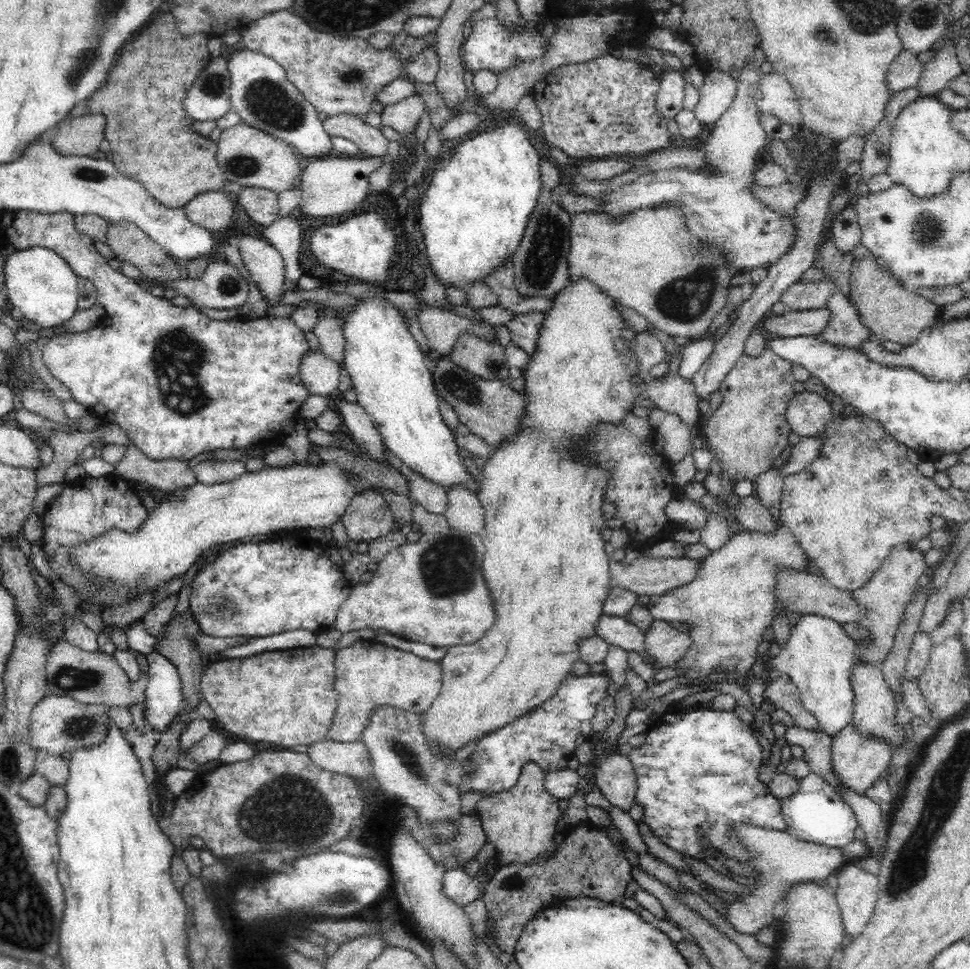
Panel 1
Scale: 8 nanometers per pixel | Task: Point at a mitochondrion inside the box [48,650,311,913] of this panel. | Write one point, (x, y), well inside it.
(67, 677)

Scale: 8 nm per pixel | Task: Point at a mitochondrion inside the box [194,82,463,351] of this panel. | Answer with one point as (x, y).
(242, 165)

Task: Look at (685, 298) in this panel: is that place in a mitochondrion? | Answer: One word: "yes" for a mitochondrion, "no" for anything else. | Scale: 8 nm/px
yes

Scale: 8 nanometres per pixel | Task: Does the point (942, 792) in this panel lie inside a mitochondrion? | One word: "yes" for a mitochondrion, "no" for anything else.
yes

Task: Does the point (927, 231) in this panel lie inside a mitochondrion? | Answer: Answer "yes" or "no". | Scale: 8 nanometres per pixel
yes

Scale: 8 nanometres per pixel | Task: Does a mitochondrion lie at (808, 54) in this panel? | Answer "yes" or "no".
no

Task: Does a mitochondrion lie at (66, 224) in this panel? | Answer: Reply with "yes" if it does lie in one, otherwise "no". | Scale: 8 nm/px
no

